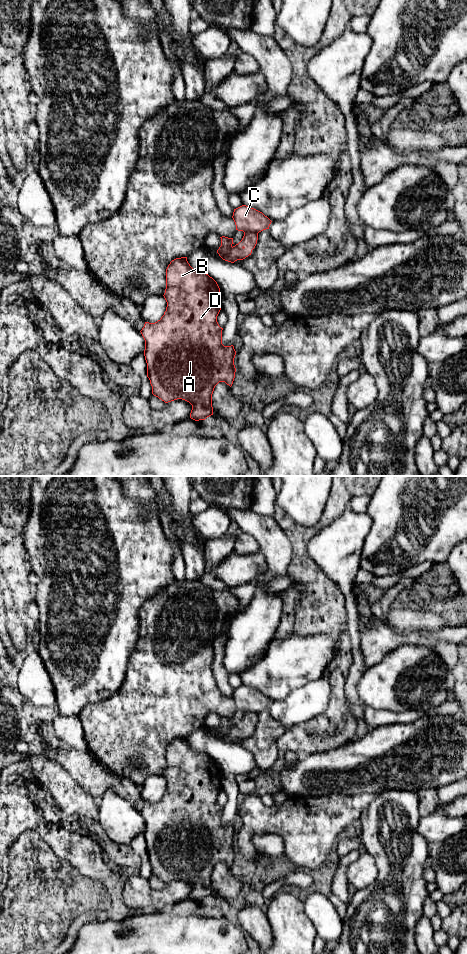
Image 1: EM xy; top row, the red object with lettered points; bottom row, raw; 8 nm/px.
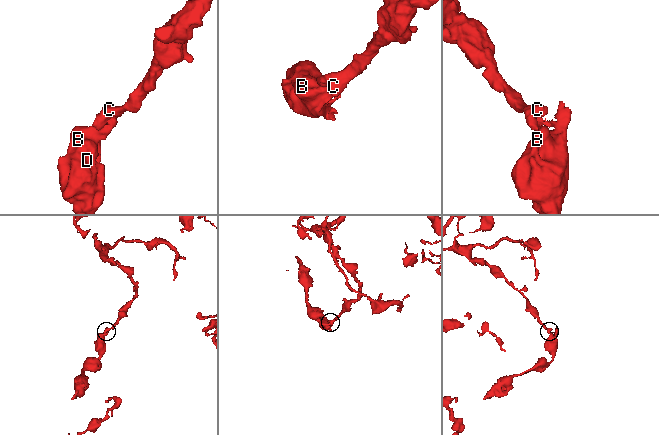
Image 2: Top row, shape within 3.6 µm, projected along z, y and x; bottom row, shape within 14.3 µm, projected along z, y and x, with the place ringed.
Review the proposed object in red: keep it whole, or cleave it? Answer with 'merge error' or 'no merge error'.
merge error

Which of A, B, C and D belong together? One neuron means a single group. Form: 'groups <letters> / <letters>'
groups A B D / C

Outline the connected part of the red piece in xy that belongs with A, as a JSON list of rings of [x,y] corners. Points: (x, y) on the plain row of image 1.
[[[181,737],[181,738],[176,738],[172,740],[166,749],[166,769],[163,776],[167,782],[167,787],[166,787],[166,791],[164,792],[164,795],[161,797],[160,800],[158,800],[155,803],[145,802],[144,807],[140,811],[145,820],[144,836],[147,843],[147,857],[149,858],[150,864],[152,866],[152,874],[158,877],[159,879],[161,879],[162,881],[164,881],[165,883],[168,883],[177,879],[185,880],[192,885],[190,898],[195,901],[205,900],[207,897],[213,895],[212,874],[213,874],[215,866],[219,862],[225,862],[227,865],[231,867],[233,864],[233,861],[235,858],[235,852],[236,852],[236,848],[234,845],[234,838],[236,835],[236,831],[233,825],[224,826],[222,824],[223,808],[221,808],[217,802],[217,796],[221,790],[220,768],[217,762],[208,754],[193,749],[188,743],[187,737]]]

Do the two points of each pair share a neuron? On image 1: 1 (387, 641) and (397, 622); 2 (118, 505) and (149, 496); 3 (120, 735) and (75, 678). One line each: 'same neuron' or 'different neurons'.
1: different neurons
2: different neurons
3: different neurons

